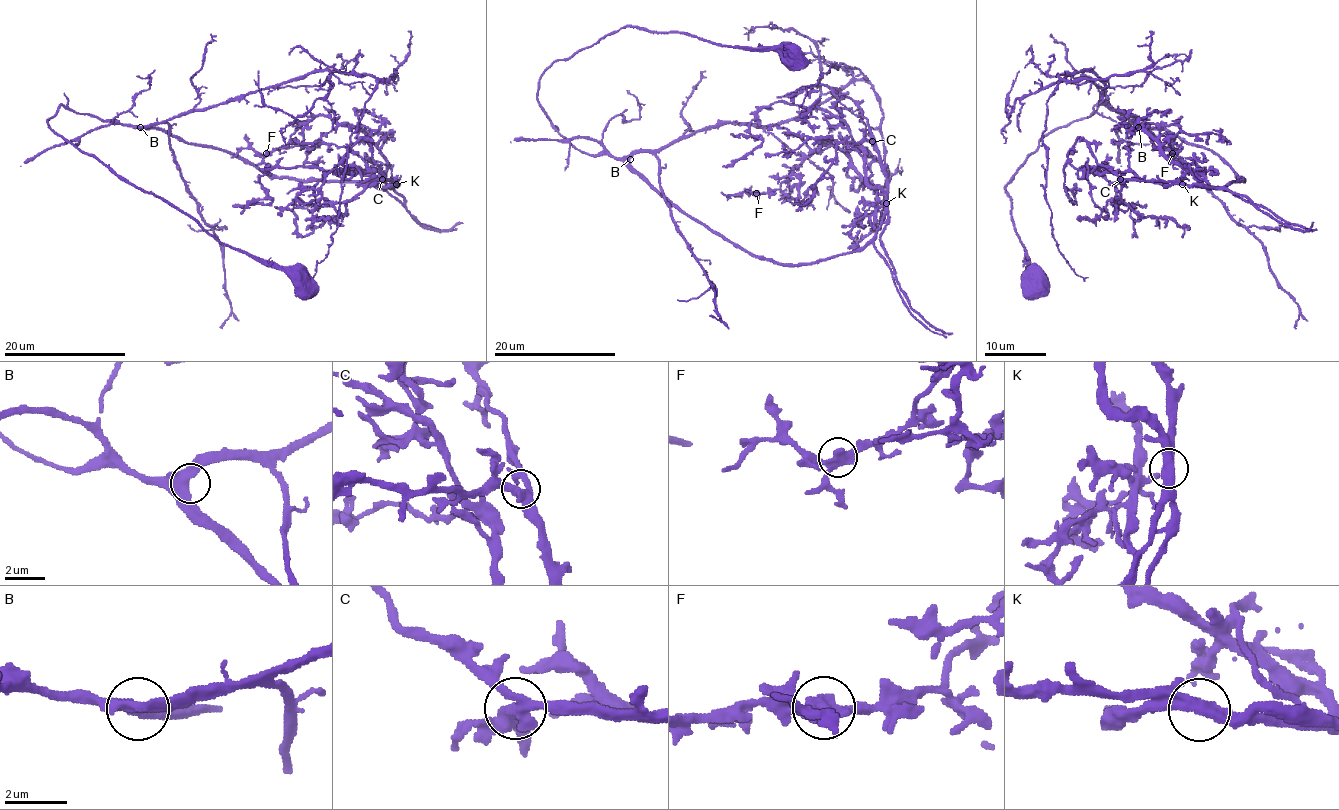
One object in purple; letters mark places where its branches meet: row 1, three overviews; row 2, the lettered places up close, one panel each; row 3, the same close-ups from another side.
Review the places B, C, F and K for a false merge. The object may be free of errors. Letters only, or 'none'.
K

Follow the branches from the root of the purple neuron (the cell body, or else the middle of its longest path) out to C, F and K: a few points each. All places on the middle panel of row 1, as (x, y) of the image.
C: (796, 54), (624, 27), (558, 59), (537, 98), (576, 149), (790, 265), (875, 234), (872, 141)
F: (796, 54), (624, 27), (540, 78), (576, 149), (758, 257), (875, 234), (877, 190), (829, 144), (756, 193)
K: (796, 54), (624, 27), (558, 59), (537, 98), (576, 149), (622, 158), (767, 260), (858, 251), (886, 204)

